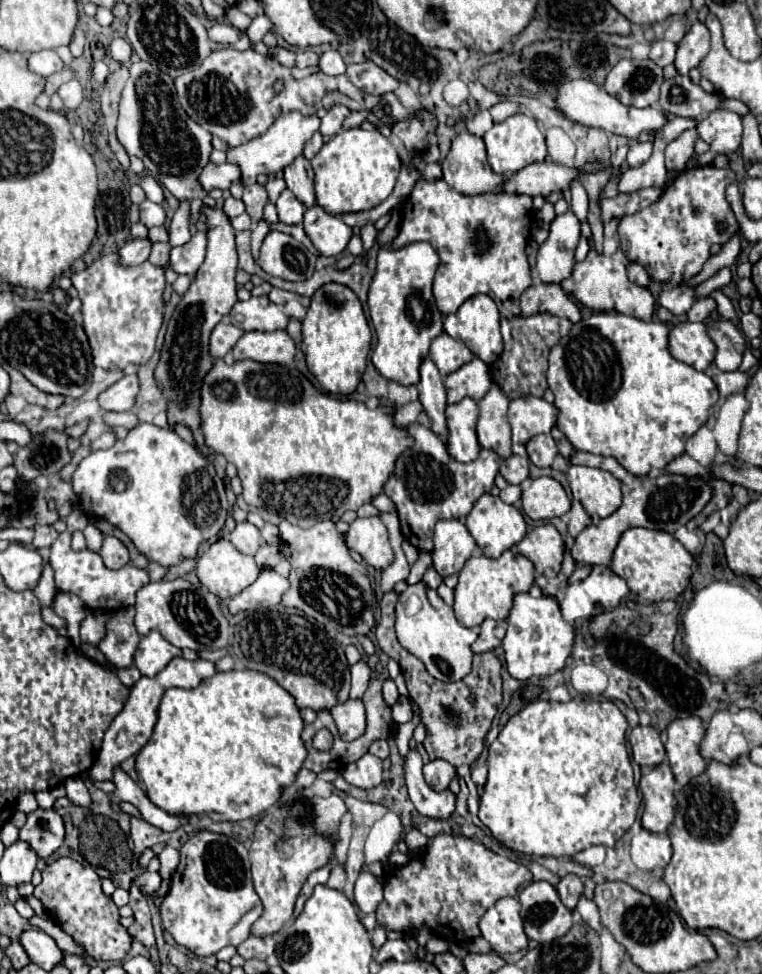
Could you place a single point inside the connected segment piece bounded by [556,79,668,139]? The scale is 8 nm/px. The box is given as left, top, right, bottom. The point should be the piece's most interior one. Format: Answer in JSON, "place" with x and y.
{"place":[580,100]}

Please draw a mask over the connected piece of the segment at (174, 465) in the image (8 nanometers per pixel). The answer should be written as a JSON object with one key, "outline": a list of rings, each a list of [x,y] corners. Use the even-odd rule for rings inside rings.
{"outline":[[[138,423],[134,429],[130,429],[130,433],[124,439],[118,439],[110,449],[100,449],[90,453],[74,471],[72,487],[80,499],[82,511],[88,517],[100,517],[116,525],[134,541],[138,551],[144,553],[150,561],[160,563],[164,567],[172,567],[178,565],[182,559],[196,557],[198,545],[202,541],[214,539],[224,525],[226,513],[222,513],[222,509],[218,515],[206,515],[200,527],[198,523],[194,523],[194,519],[186,515],[186,507],[182,505],[184,477],[198,471],[198,481],[200,481],[206,477],[206,467],[208,461],[190,443],[182,441],[174,431],[152,423]]]}

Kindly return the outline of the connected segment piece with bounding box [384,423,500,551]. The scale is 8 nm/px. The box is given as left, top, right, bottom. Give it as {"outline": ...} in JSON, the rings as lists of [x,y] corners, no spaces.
{"outline":[[[412,423],[408,425],[414,437],[414,447],[404,451],[392,477],[384,485],[384,493],[394,501],[402,525],[402,535],[420,551],[432,551],[432,535],[438,519],[464,519],[472,505],[492,489],[498,473],[500,455],[490,449],[482,449],[480,457],[470,463],[452,461],[444,441],[436,437],[428,427]]]}

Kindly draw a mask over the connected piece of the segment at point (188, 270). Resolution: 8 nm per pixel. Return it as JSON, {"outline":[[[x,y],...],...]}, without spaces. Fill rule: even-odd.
{"outline":[[[196,231],[188,243],[184,243],[180,247],[172,247],[170,267],[176,273],[194,275],[196,269],[204,263],[204,255],[206,255],[206,233]]]}

